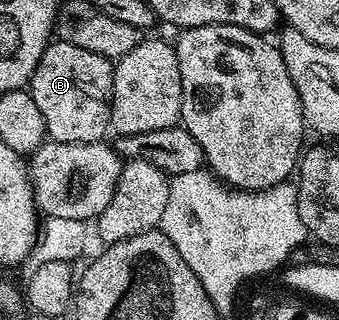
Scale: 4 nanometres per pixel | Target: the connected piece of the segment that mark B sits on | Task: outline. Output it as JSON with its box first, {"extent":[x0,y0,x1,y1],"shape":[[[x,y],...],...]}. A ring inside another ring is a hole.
{"extent":[30,40,113,143],"shape":[[[56,40],[49,43],[47,50],[42,54],[38,66],[34,70],[30,81],[30,91],[42,110],[42,118],[46,122],[48,140],[57,140],[66,143],[94,143],[103,141],[109,135],[112,123],[112,69],[113,61],[106,59],[102,54],[94,54],[94,50],[82,50],[82,46],[70,46],[70,42]]]}

